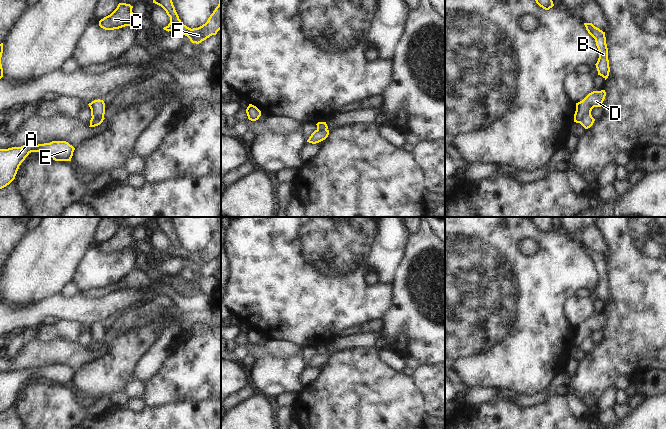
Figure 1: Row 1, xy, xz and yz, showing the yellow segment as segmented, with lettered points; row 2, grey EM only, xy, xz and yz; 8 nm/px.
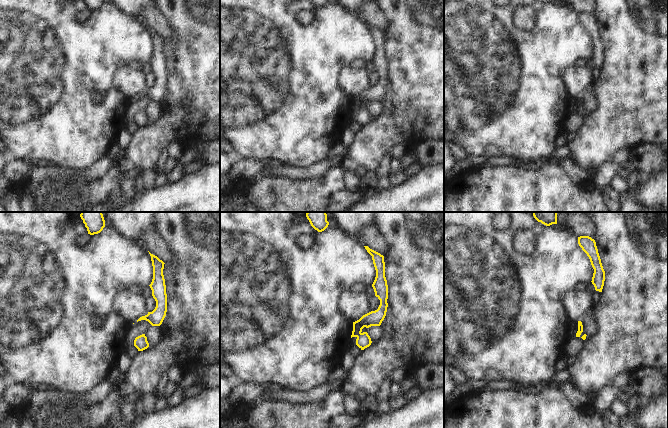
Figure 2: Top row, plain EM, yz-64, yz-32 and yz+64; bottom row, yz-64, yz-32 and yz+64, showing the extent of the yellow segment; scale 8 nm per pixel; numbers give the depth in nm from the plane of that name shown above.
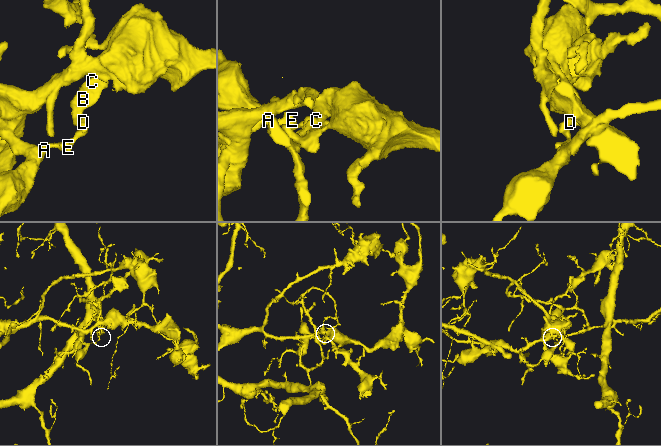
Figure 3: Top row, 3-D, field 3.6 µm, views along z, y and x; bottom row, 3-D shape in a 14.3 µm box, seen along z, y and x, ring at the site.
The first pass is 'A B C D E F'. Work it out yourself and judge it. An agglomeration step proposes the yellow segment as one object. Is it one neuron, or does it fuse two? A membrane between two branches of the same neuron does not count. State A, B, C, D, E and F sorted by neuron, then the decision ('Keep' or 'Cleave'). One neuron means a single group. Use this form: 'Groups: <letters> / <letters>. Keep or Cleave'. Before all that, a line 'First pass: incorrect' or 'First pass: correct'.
First pass: incorrect
Groups: A E / B C D F. Cleave

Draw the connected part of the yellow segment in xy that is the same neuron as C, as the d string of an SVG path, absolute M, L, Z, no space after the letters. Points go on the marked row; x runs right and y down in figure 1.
M119 3L117 8L108 16L99 21L99 26L105 30L119 29L130 26L137 30L132 12L133 6L126 3Z

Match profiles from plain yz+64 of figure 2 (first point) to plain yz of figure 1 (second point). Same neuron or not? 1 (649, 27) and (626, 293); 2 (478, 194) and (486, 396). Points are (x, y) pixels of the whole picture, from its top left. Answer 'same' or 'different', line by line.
1: same
2: different

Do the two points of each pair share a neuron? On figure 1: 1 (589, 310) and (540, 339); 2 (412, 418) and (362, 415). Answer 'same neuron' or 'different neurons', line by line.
1: different neurons
2: same neuron

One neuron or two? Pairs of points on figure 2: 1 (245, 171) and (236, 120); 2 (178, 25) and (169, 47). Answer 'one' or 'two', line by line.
1: two
2: one

